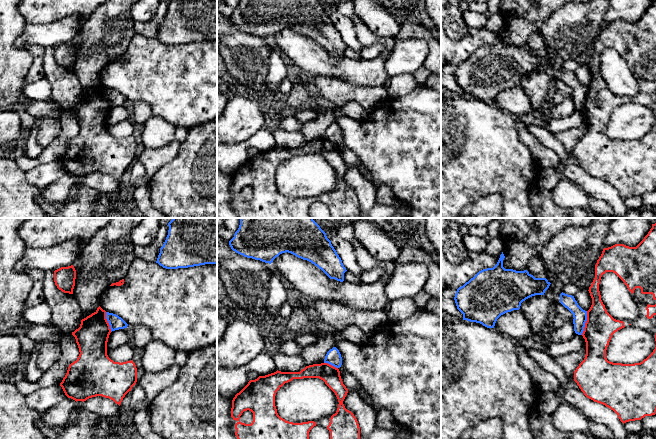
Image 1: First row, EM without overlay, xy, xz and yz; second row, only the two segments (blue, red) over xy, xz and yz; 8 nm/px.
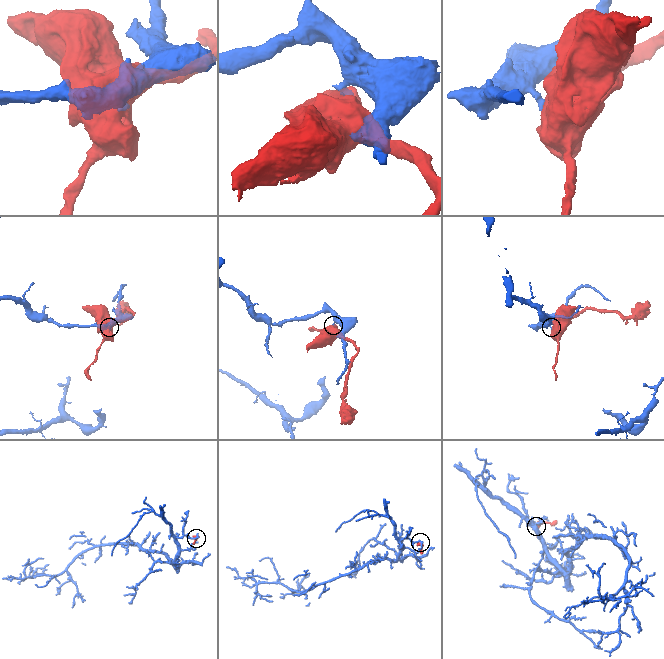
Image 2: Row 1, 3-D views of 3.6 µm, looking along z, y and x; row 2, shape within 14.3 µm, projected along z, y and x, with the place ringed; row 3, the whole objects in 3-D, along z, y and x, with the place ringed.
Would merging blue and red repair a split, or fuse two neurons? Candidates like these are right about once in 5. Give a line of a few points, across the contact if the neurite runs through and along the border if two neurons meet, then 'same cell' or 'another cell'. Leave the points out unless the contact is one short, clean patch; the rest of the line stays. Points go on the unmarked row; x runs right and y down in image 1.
line yz (587, 87), (587, 96), (581, 110); another cell

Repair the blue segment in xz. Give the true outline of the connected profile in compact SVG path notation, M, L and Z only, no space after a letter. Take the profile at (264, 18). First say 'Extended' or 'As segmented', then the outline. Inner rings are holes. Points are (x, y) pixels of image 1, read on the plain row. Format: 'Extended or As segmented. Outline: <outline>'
As segmented. Outline: M240 0L229 17L233 27L271 40L282 29L291 29L321 45L330 55L344 57L347 47L318 0Z

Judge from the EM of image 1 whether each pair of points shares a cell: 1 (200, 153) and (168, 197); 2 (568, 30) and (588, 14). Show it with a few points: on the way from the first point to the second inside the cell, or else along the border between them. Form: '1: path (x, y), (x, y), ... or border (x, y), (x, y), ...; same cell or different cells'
1: path (200, 164), (179, 186); same cell
2: path (573, 29), (583, 19); same cell

